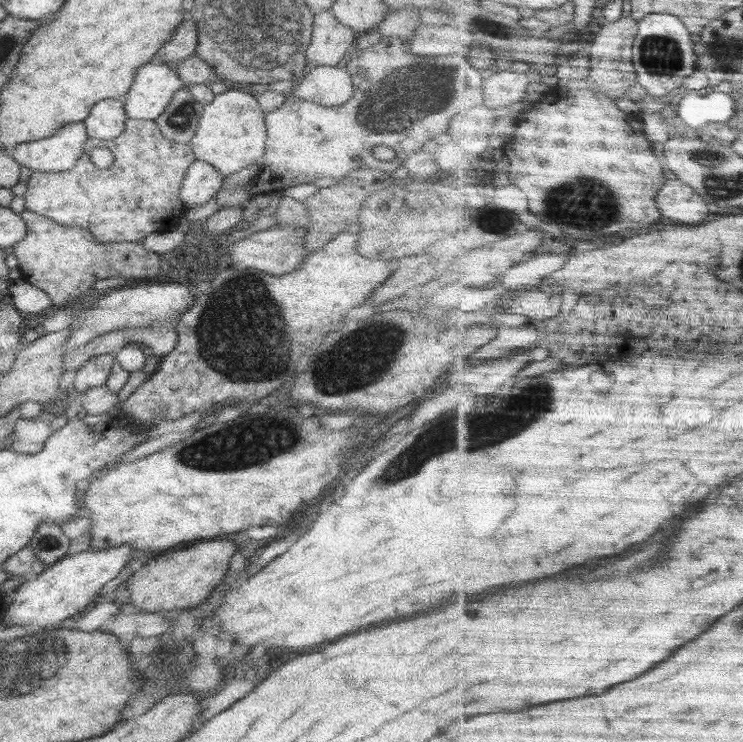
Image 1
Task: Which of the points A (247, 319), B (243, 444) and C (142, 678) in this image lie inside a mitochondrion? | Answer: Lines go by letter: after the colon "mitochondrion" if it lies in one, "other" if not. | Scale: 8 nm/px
A: mitochondrion
B: mitochondrion
C: other

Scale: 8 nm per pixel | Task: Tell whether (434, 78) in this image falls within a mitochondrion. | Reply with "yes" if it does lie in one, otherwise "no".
yes

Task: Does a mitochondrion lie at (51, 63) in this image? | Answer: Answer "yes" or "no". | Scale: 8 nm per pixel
no

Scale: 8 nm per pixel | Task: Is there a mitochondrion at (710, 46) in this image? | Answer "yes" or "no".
yes

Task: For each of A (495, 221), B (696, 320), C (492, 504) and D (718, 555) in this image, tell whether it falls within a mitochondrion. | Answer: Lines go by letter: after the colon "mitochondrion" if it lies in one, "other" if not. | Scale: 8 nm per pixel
A: mitochondrion
B: other
C: other
D: other

